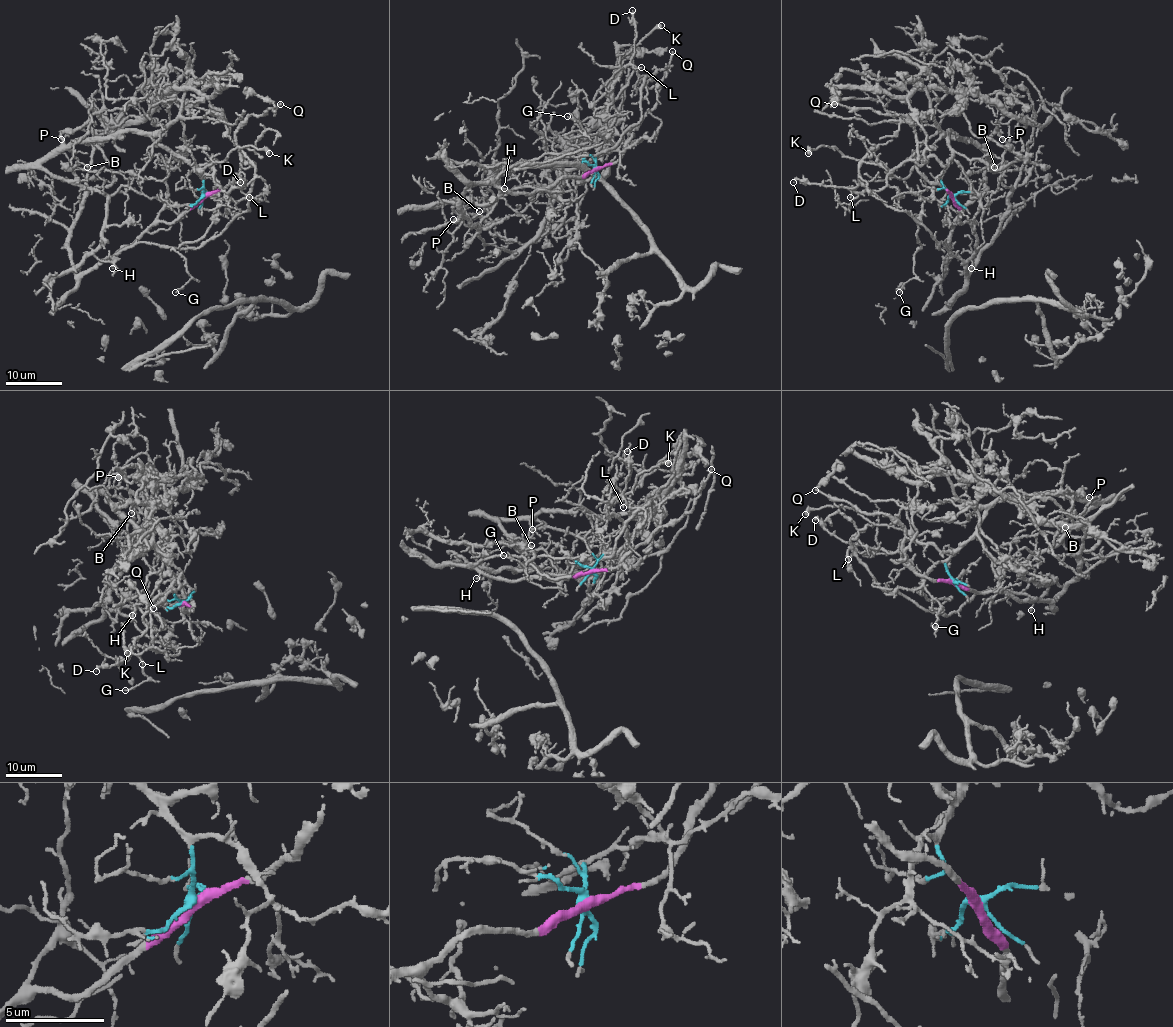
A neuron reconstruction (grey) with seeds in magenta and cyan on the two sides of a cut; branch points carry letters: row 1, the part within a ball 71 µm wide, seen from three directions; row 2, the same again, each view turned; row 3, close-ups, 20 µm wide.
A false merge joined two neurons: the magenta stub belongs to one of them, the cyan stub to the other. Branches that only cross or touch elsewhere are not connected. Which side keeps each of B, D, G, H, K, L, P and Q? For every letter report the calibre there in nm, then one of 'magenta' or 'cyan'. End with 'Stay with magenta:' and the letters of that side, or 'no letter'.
B: calibre 160 nm; cyan
D: calibre 180 nm; cyan
G: calibre 100 nm; cyan
H: calibre 140 nm; magenta
K: calibre 460 nm; cyan
L: calibre 120 nm; cyan
P: calibre 140 nm; cyan
Q: calibre 160 nm; magenta
Stay with magenta: H, Q

